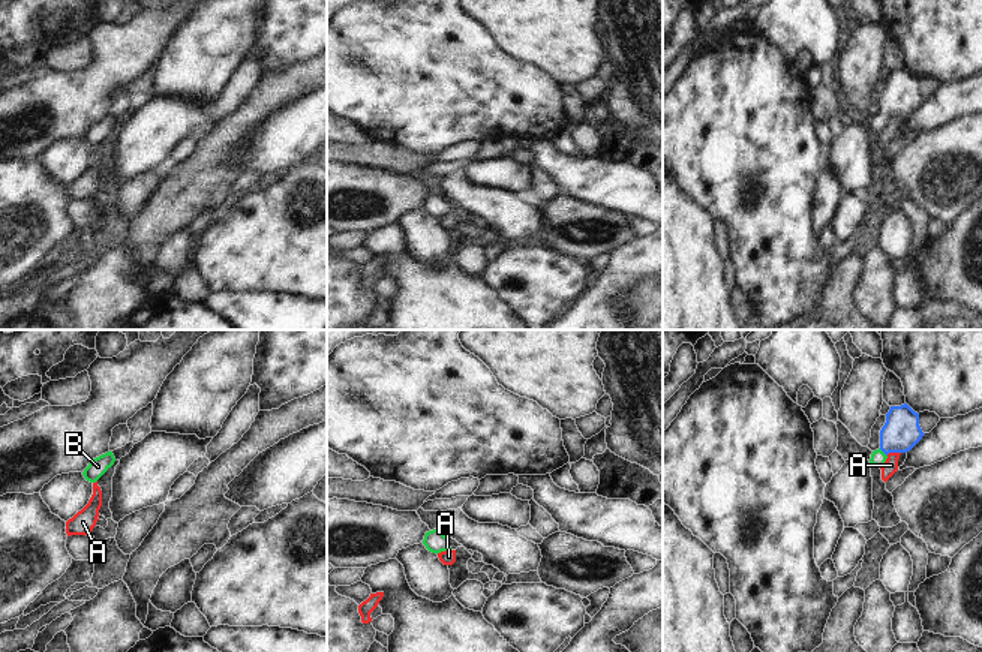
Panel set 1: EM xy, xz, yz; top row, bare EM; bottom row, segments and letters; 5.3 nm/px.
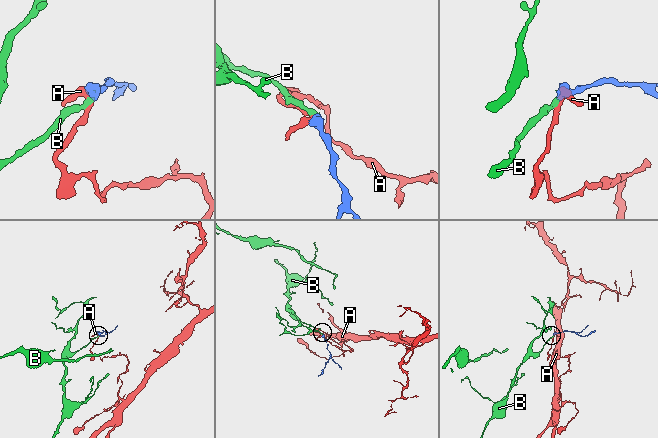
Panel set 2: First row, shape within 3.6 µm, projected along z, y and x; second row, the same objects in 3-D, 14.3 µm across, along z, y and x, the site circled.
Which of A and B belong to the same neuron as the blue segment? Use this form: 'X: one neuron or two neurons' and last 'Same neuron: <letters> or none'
A: two neurons
B: one neuron
Same neuron: B

